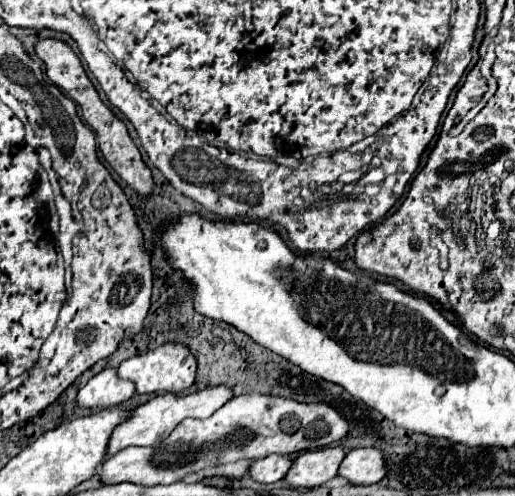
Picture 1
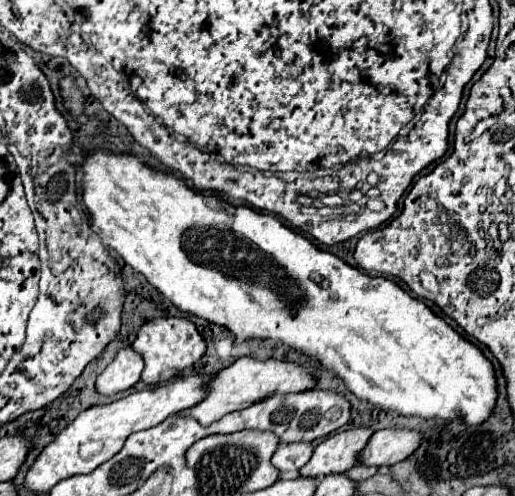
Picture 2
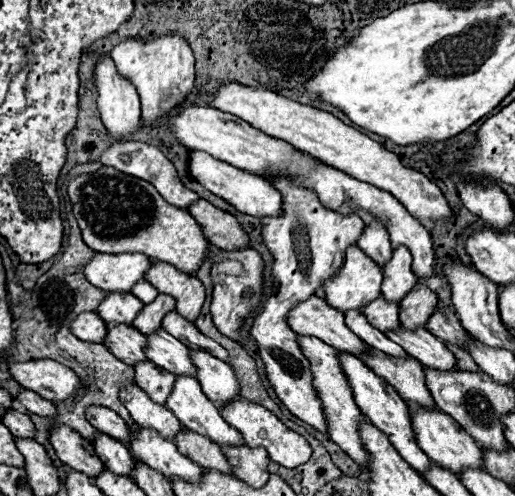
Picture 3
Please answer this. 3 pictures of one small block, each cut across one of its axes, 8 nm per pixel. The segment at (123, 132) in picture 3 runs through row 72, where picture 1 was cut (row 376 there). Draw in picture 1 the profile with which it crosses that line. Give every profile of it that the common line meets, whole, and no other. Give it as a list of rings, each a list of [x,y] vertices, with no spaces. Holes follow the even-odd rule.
[[[104,368],[100,374],[88,380],[78,392],[78,404],[82,408],[112,408],[126,402],[134,394],[136,386],[130,380],[122,380],[116,368]]]

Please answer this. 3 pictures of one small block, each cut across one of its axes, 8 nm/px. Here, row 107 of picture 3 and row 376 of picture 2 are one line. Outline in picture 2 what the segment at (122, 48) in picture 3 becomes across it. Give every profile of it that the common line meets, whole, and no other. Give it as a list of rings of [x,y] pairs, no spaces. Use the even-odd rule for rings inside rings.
[[[156,318],[152,322],[146,322],[138,338],[132,344],[132,350],[138,352],[144,358],[144,372],[142,372],[142,382],[148,386],[164,384],[184,372],[186,368],[192,368],[206,352],[206,344],[202,336],[198,334],[196,326],[186,320],[186,318]]]

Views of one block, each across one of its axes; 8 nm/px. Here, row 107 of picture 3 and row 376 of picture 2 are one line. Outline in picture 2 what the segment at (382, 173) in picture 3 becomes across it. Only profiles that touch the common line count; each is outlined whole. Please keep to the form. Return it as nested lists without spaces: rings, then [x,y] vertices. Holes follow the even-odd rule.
[[[238,358],[234,364],[228,368],[220,370],[216,376],[210,378],[210,382],[204,386],[204,400],[198,402],[196,406],[190,406],[188,410],[182,410],[178,414],[182,416],[192,416],[196,418],[202,426],[210,426],[218,422],[224,414],[242,410],[246,406],[252,406],[276,392],[288,394],[288,392],[302,392],[310,390],[314,386],[314,378],[300,368],[298,364],[290,364],[286,360],[254,360],[254,358]]]

